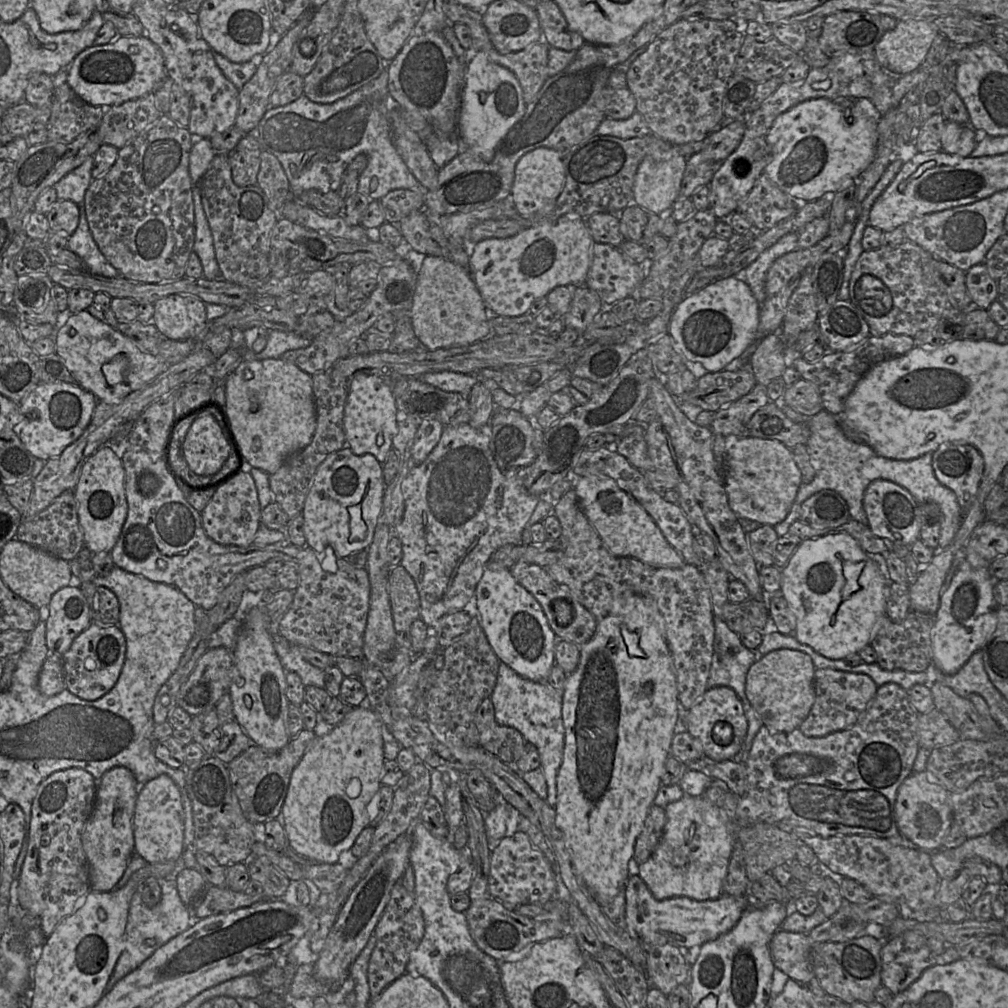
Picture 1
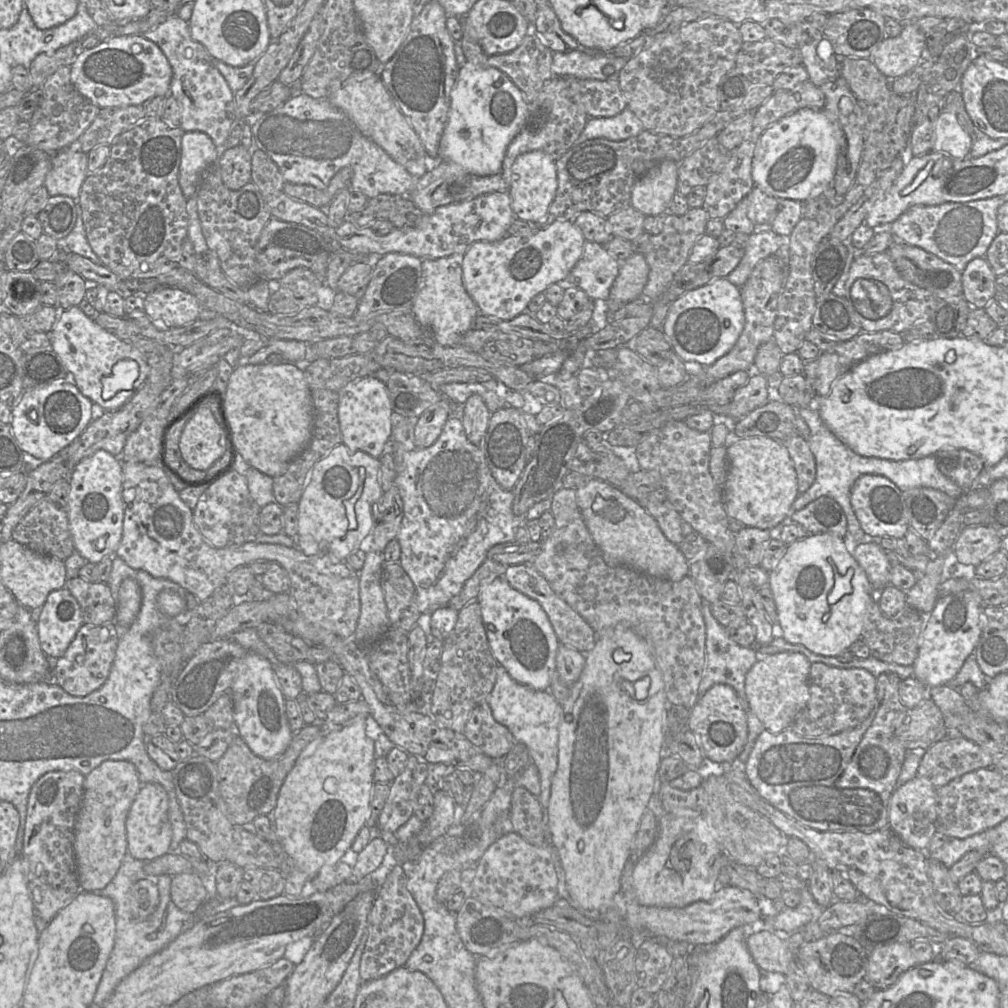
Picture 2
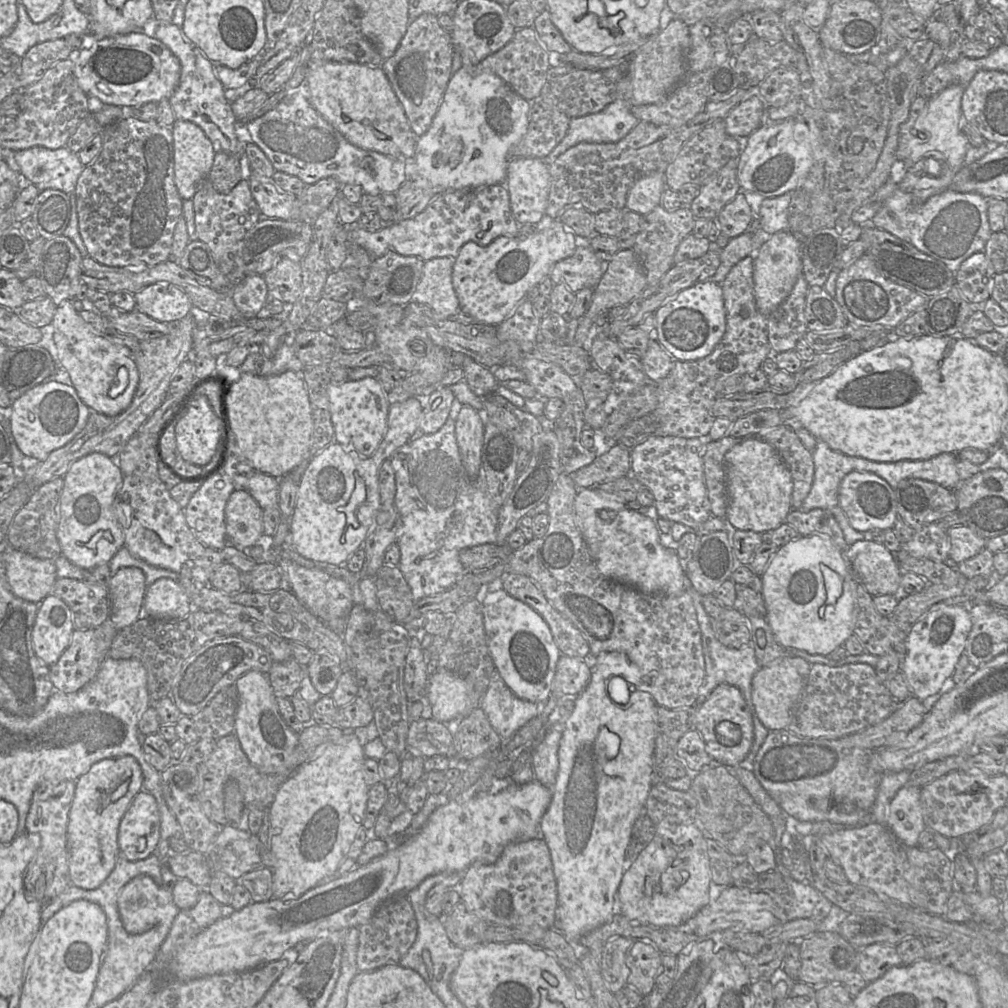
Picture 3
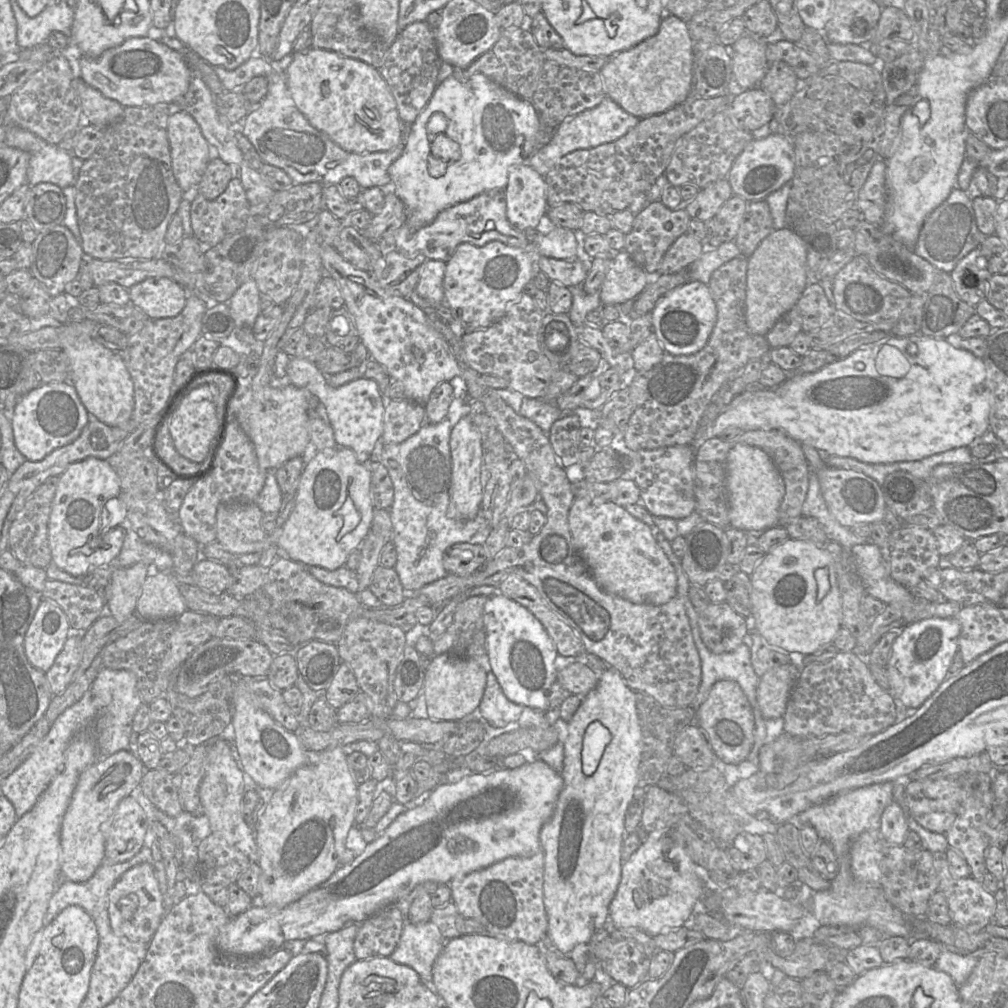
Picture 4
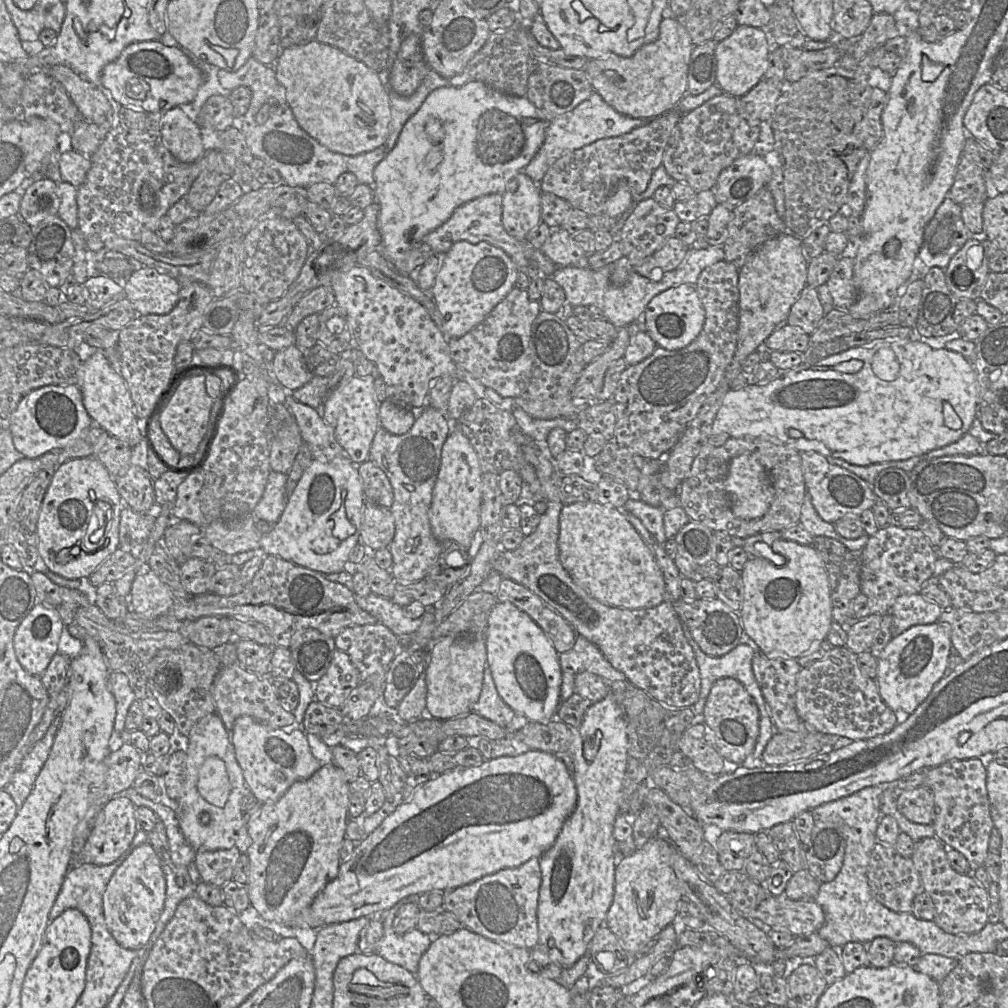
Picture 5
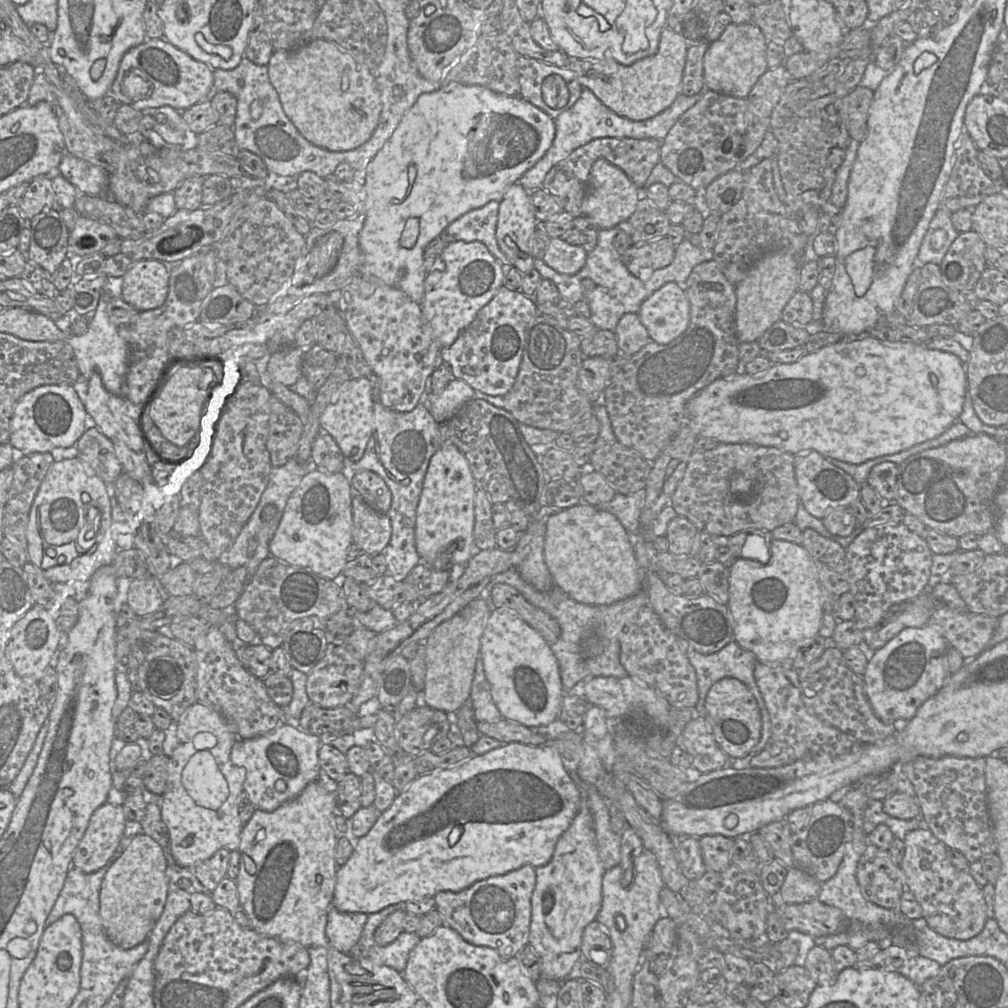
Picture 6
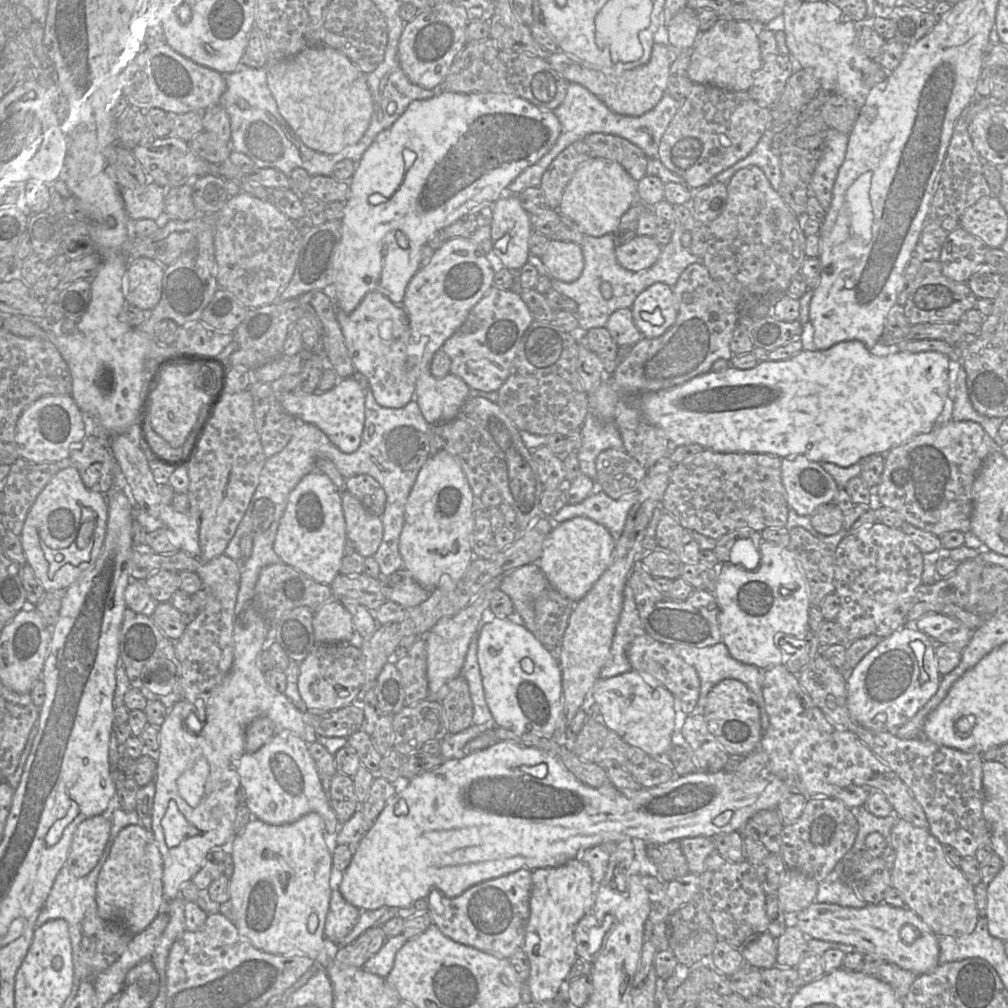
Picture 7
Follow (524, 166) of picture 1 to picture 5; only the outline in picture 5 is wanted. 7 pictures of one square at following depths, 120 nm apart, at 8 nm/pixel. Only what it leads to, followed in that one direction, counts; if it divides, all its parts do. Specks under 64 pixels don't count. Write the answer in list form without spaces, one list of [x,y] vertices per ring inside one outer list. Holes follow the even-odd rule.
[[[518,171],[511,180],[515,180],[517,190],[515,192],[507,190],[506,184],[506,189],[502,194],[502,224],[510,236],[520,241],[527,241],[528,233],[542,222],[540,212],[541,191],[538,183],[534,182],[523,171]]]

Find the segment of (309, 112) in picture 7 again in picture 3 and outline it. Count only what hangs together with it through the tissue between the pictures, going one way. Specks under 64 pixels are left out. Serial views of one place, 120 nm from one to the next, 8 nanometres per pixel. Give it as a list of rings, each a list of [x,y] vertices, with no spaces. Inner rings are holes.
[[[337,62],[312,65],[306,84],[313,108],[352,145],[398,160],[412,160],[417,137],[380,67]]]

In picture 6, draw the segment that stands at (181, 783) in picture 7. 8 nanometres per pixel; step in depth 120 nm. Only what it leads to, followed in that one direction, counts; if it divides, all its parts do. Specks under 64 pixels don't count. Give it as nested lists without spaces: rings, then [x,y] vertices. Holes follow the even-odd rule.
[[[208,749],[198,750],[190,757],[181,779],[194,802],[208,809],[220,808],[230,793],[228,782]]]

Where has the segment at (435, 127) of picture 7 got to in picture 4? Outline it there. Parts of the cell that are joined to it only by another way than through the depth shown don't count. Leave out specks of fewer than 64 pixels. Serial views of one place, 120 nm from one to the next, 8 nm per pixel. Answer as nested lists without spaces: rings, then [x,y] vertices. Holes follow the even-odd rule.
[[[475,73],[470,78],[457,78],[454,75],[449,76],[447,79],[437,85],[426,107],[420,112],[415,121],[411,124],[408,139],[402,154],[388,168],[392,190],[405,206],[405,224],[411,231],[417,231],[418,229],[430,224],[441,211],[450,206],[467,201],[481,194],[482,192],[491,190],[493,188],[505,188],[508,181],[509,167],[511,165],[528,163],[529,159],[533,156],[534,140],[538,129],[539,113],[533,106],[531,100],[520,98],[480,73]],[[435,112],[441,112],[447,118],[448,125],[443,134],[427,134],[427,122]]]

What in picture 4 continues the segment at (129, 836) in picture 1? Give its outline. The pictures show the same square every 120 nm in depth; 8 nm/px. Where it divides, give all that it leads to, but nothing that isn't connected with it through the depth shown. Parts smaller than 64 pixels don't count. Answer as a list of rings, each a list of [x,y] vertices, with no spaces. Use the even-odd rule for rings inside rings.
[[[120,750],[100,758],[79,776],[61,826],[61,875],[74,883],[88,881],[105,859],[105,836],[101,825],[115,812],[119,802],[139,787],[147,768],[131,751]]]

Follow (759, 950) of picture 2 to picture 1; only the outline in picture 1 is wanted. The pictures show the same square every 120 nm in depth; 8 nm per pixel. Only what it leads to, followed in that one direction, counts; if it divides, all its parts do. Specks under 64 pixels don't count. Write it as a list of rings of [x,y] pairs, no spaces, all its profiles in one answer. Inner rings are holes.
[[[779,929],[770,941],[775,968],[798,983],[815,977],[810,961],[812,945],[808,934]]]

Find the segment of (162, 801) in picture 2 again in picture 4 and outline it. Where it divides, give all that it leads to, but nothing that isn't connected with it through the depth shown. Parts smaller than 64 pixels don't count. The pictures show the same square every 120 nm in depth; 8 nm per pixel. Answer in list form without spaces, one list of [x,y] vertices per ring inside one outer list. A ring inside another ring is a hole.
[[[133,796],[123,798],[114,814],[101,825],[105,836],[104,864],[122,863],[133,858],[144,846],[150,822]]]

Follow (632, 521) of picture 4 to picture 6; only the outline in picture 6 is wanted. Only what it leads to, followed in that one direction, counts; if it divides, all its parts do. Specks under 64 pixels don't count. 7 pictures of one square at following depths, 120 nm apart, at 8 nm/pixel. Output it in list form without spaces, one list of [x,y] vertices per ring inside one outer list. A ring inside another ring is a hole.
[[[586,502],[547,519],[544,558],[554,586],[586,605],[611,605],[643,588],[643,569],[637,563],[628,534],[610,512]]]

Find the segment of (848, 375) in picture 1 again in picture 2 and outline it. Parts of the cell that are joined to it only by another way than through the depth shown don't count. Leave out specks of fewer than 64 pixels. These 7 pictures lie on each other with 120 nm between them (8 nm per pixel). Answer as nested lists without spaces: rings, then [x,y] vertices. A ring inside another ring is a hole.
[[[892,331],[861,332],[853,339],[840,342],[834,348],[822,352],[818,358],[805,361],[803,375],[807,378],[816,395],[826,397],[830,394],[834,382],[854,365],[871,355],[899,349],[904,343],[902,336]]]

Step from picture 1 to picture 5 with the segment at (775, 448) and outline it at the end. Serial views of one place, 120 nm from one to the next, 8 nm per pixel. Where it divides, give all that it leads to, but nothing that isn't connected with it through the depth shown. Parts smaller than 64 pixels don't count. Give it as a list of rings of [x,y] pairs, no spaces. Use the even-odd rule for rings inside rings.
[[[751,454],[731,459],[726,492],[733,514],[744,520],[762,517],[774,498],[774,488],[763,465]]]

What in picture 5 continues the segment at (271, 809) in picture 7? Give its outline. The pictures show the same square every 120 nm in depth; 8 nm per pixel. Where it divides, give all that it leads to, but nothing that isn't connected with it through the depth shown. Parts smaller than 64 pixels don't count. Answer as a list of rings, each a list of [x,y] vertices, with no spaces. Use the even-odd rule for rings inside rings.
[[[240,716],[229,732],[245,784],[262,804],[278,801],[295,782],[310,778],[322,767],[299,729],[270,727],[250,716]]]

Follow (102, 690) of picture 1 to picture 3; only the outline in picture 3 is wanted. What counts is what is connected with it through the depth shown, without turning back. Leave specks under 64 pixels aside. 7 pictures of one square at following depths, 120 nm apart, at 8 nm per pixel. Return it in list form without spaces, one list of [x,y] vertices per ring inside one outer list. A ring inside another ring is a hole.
[[[75,629],[66,650],[58,661],[50,666],[50,680],[55,690],[74,693],[82,689],[96,676],[100,665],[95,629]]]

